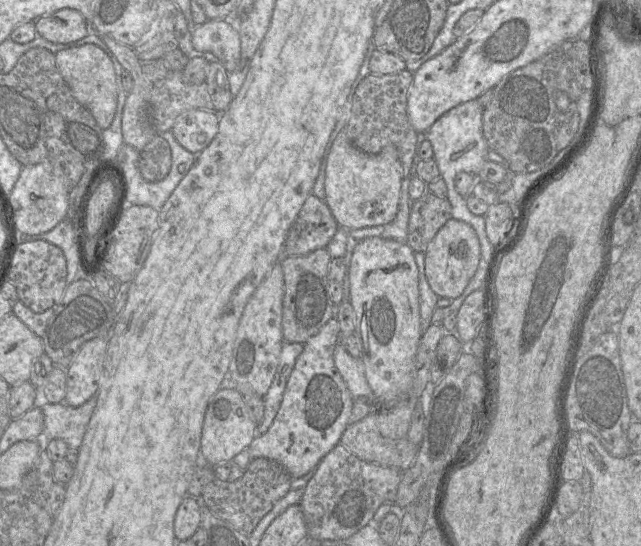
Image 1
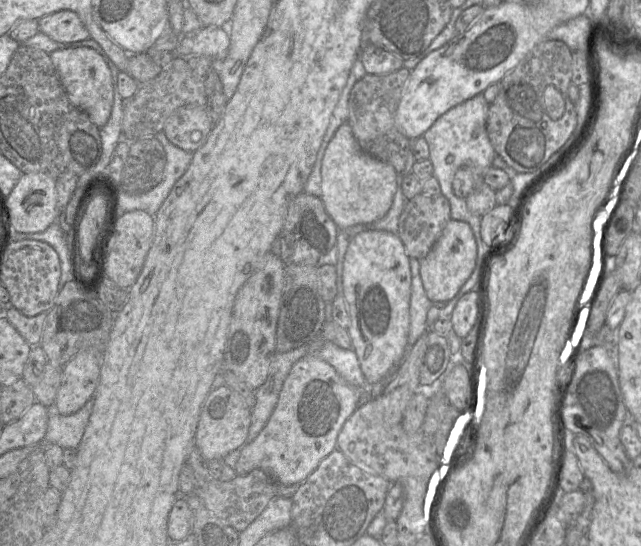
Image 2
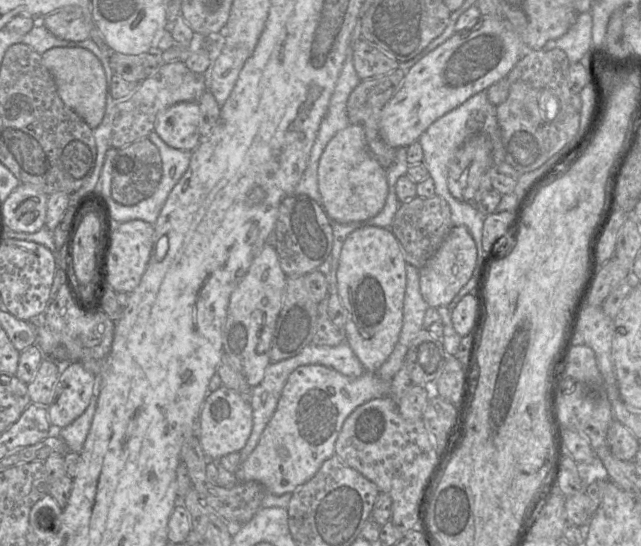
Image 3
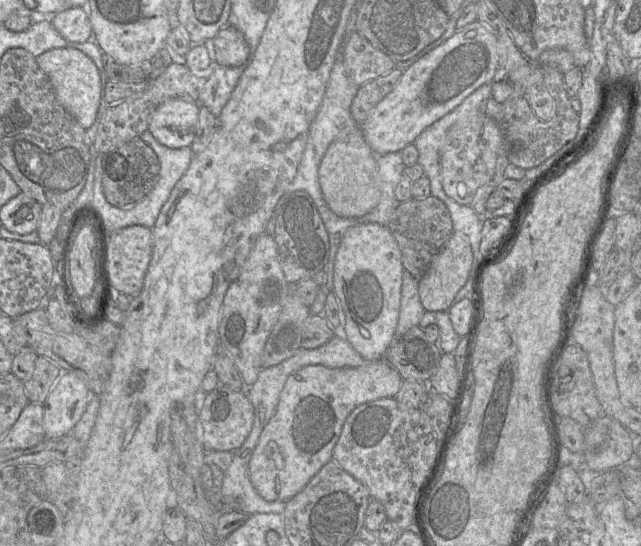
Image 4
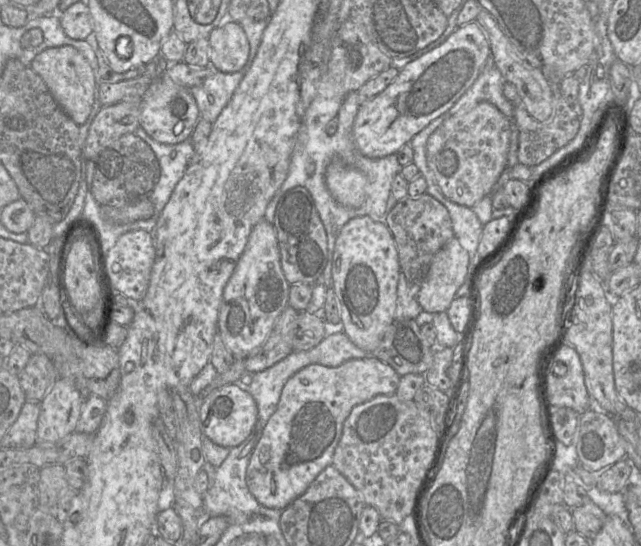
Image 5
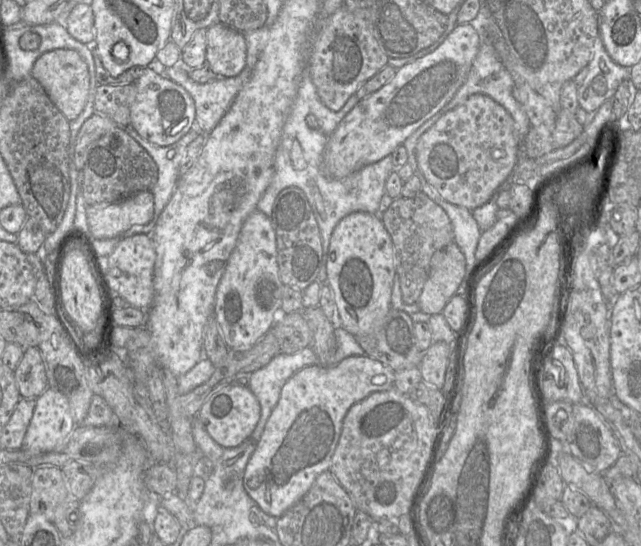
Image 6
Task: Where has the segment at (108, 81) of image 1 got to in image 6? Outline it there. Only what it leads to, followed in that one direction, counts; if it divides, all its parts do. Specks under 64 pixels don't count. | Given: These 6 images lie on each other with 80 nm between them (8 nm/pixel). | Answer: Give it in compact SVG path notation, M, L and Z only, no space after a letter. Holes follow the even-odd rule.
M60 48L43 53L35 61L31 75L68 121L73 121L80 115L87 102L90 76L86 62L76 50Z

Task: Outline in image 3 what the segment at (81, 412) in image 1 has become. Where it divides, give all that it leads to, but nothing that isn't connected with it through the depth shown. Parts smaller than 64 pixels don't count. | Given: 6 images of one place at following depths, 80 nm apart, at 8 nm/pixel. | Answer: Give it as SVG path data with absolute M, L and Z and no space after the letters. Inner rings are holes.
M99 385L94 390L90 403L85 412L68 426L55 429L55 433L65 442L67 450L80 455L97 407Z

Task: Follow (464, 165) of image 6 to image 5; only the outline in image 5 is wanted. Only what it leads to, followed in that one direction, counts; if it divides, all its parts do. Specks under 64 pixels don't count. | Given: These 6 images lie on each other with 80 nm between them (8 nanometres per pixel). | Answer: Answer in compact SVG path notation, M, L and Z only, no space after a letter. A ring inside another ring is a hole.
M483 101L468 112L445 120L428 138L426 157L443 195L469 208L490 194L507 164L510 120L493 104Z

